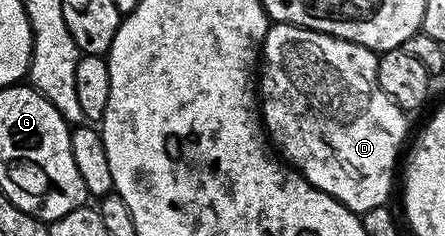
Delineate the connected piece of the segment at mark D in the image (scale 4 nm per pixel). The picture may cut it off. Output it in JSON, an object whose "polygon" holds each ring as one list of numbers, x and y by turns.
{"polygon":[[274,23,263,45,263,68,265,64,269,84,262,83,259,92,263,97,261,115,268,139,307,182,358,214,390,203,393,167,405,140,407,113,383,94,377,77,377,58,378,53,370,48,294,24]]}

